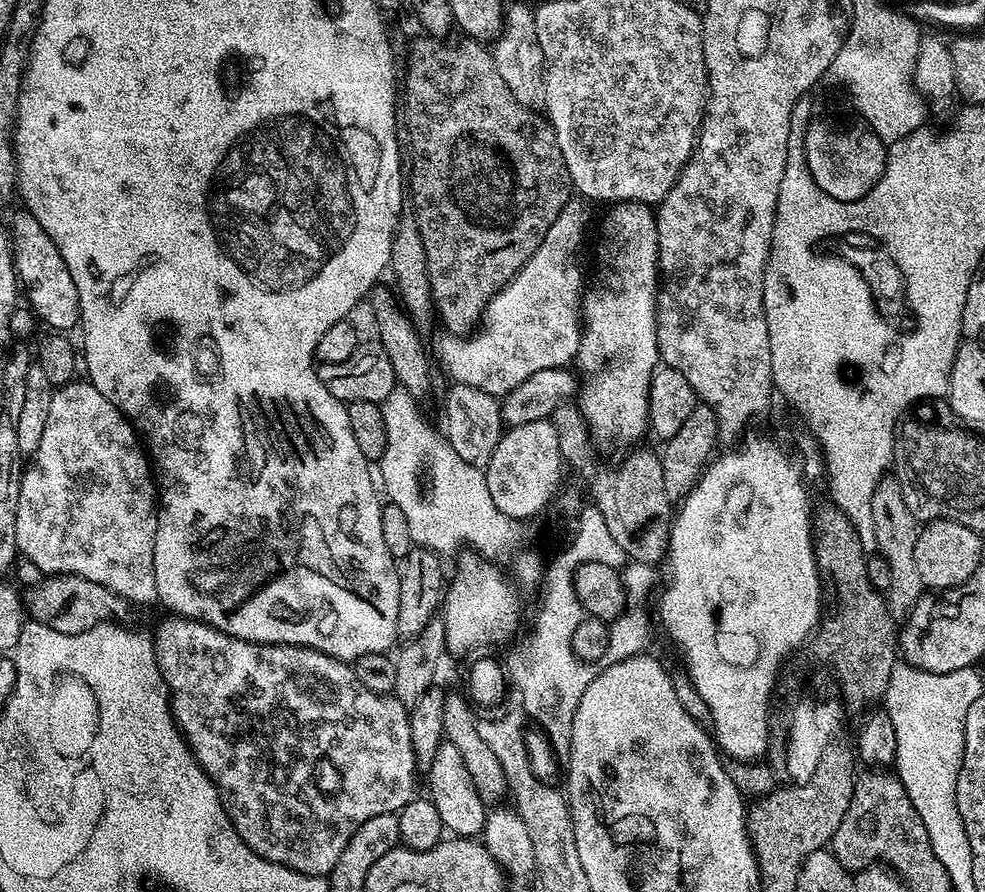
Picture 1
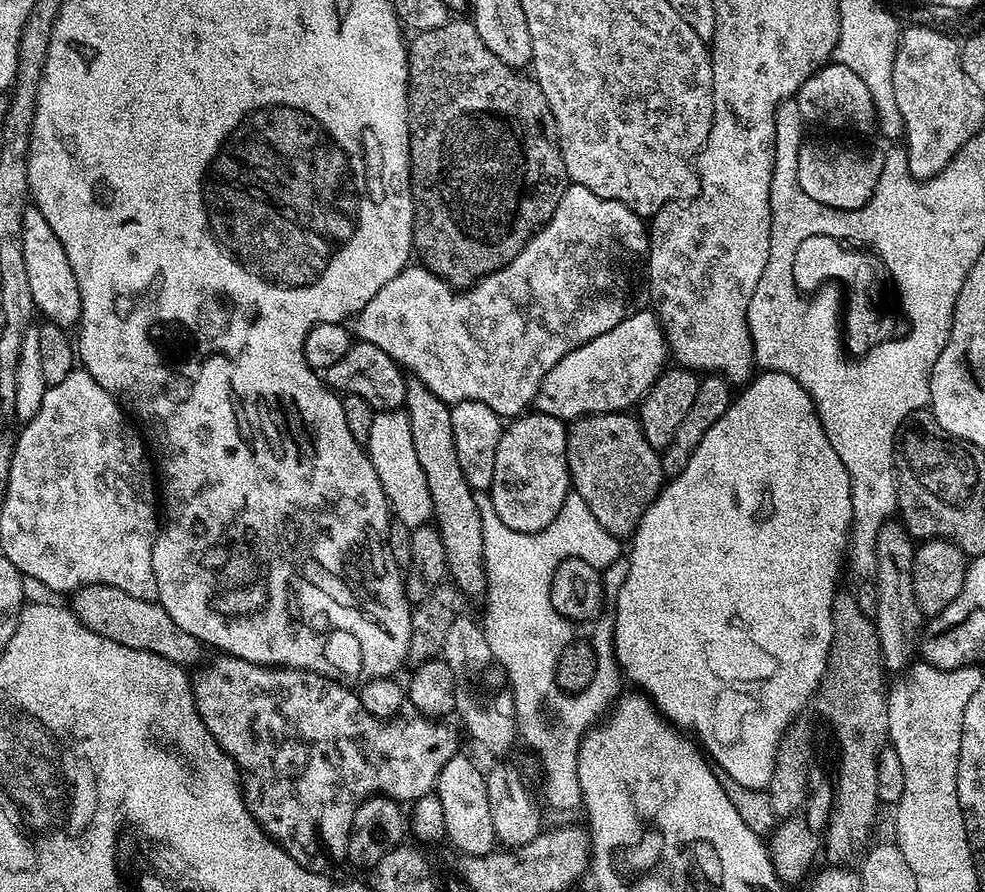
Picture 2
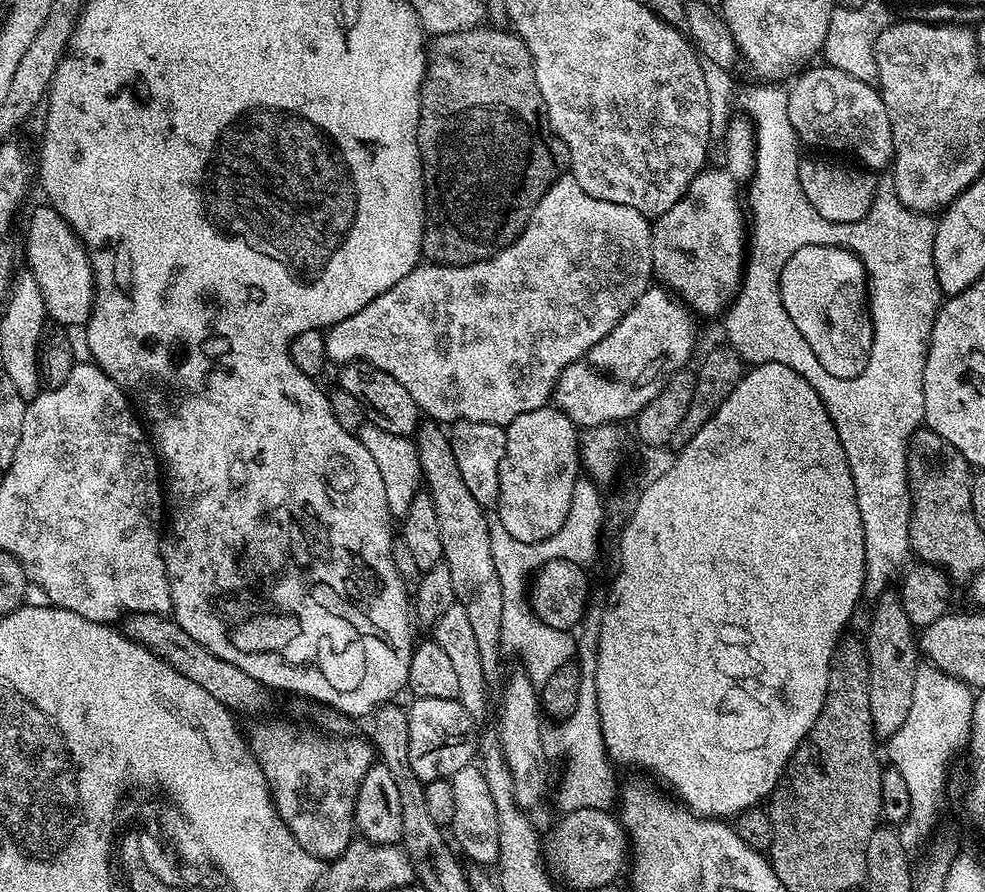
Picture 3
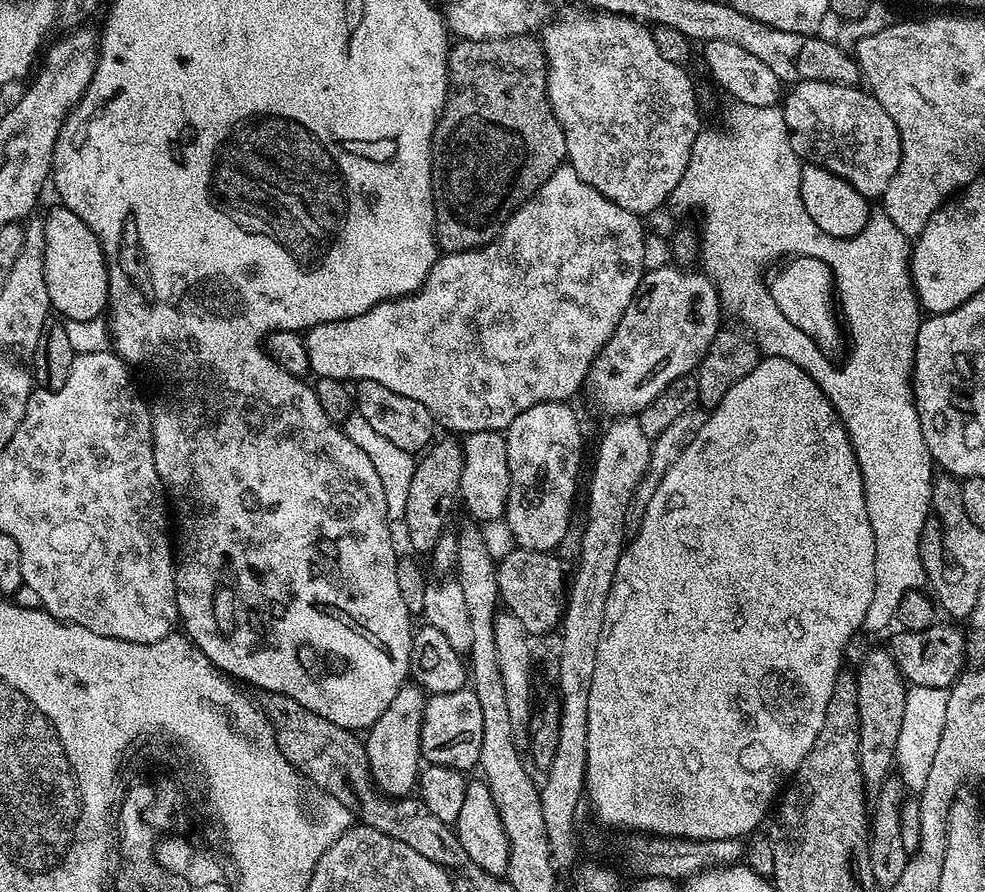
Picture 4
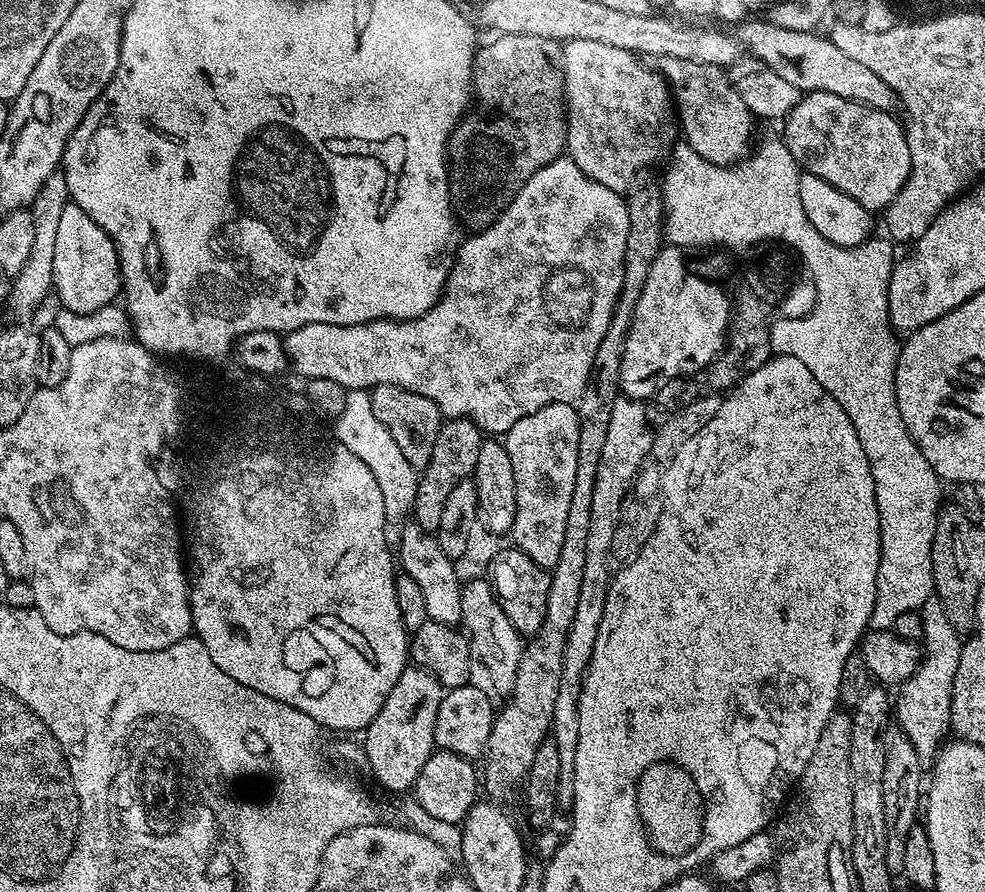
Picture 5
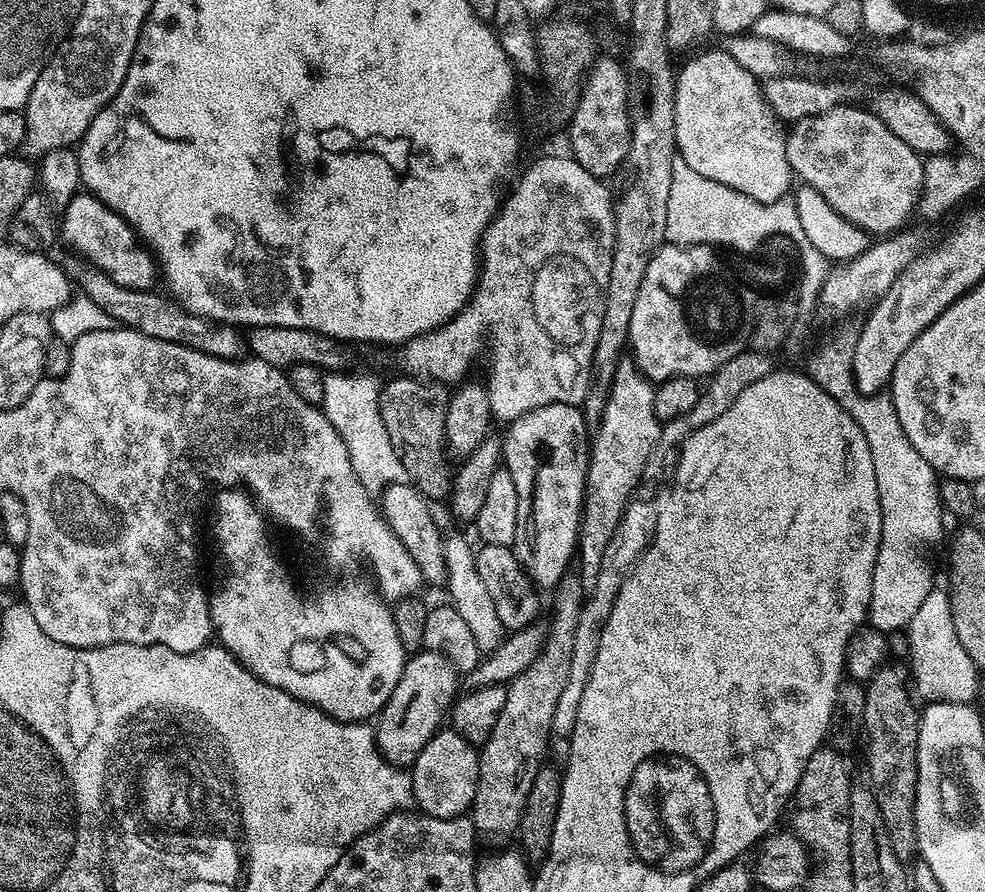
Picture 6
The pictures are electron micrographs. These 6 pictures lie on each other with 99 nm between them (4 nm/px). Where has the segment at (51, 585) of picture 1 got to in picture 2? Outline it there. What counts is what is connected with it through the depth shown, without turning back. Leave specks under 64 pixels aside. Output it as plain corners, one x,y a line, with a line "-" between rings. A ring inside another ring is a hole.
86,584
71,593
70,600
72,613
80,619
80,624
102,638
110,638
110,642
153,652
181,666
199,665
205,659
205,645
194,638
194,634
186,634
186,630
182,630
156,600
134,598
134,594
126,594
126,590
118,590
109,584

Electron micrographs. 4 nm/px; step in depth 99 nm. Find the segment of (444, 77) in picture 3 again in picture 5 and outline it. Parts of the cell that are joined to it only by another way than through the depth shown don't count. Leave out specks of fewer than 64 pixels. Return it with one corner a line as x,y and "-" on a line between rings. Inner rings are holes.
500,34
488,45
477,47
476,59
472,62
472,90
474,93
474,103
460,117
456,128
448,139
448,201
452,204
452,214
461,225
464,224
468,230
483,230
488,228
506,210
506,206
518,194
528,179
542,166
550,162
561,159
567,149
568,117
566,115
566,105
564,103
564,66
559,59
556,60
550,53
544,52
546,41
534,34
510,34
509,36

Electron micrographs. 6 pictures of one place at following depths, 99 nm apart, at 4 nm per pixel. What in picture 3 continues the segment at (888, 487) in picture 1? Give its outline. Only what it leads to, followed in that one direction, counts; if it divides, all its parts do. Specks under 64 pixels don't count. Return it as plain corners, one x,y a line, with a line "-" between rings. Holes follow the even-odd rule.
895,591
883,592
879,600
875,601
866,647
872,730
877,741
886,742
895,734
898,726
906,722
906,714
910,714
910,701
914,698
914,682
918,665
922,660
918,651
917,629
906,616
899,595

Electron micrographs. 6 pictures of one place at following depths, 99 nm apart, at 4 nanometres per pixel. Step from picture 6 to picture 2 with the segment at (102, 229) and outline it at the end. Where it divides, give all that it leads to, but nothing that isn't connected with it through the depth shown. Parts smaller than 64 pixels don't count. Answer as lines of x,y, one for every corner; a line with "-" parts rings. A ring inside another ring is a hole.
30,206
26,214
22,214
22,255
26,262
26,275
30,281
30,295
34,298
36,312
44,315
43,319
47,323
57,324
59,328
65,330
75,329
82,314
82,294
78,290
78,278
74,278
74,270
70,270
70,258
66,258
62,242
58,242
54,230
50,230
50,222
46,222
42,210
35,206

